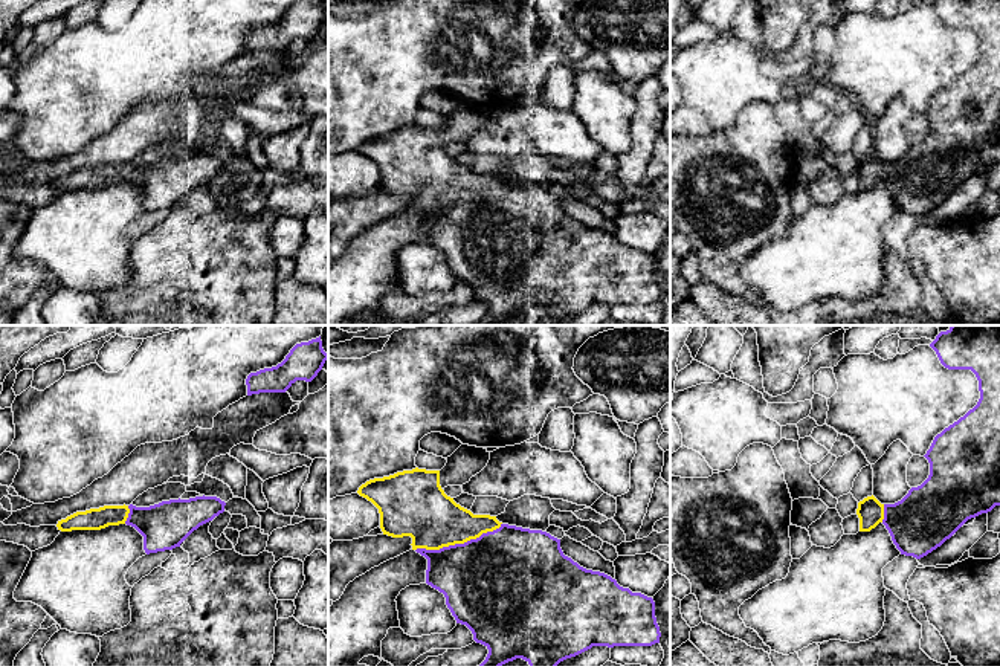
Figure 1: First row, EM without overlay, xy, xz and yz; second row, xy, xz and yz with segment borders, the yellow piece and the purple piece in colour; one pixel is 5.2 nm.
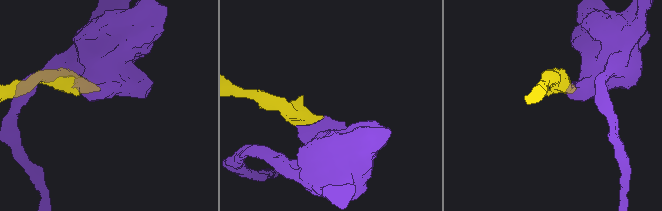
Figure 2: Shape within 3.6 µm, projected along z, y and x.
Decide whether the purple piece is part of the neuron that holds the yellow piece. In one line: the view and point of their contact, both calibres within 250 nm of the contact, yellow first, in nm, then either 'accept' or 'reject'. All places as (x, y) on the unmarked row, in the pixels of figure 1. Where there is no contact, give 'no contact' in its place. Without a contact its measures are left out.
contact xz (458, 200); calibres 300 and 460 nm; accept

